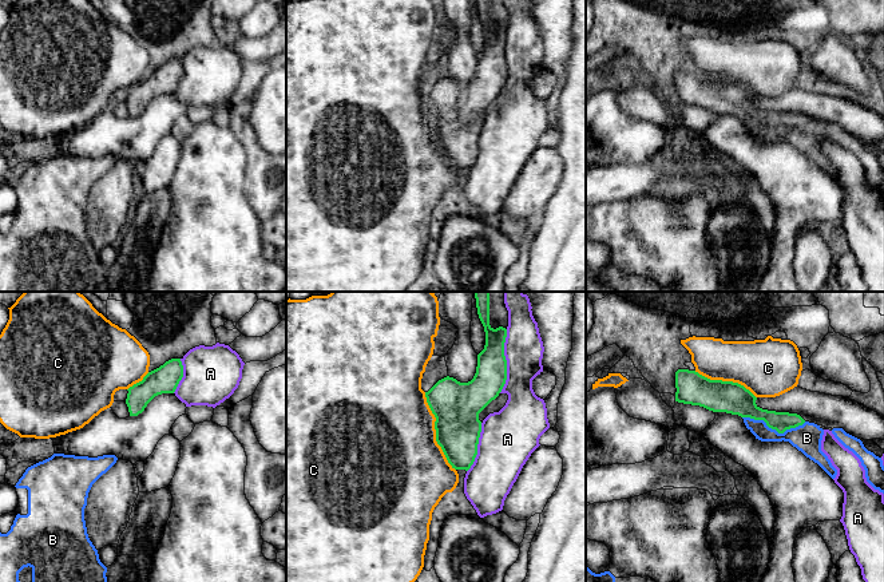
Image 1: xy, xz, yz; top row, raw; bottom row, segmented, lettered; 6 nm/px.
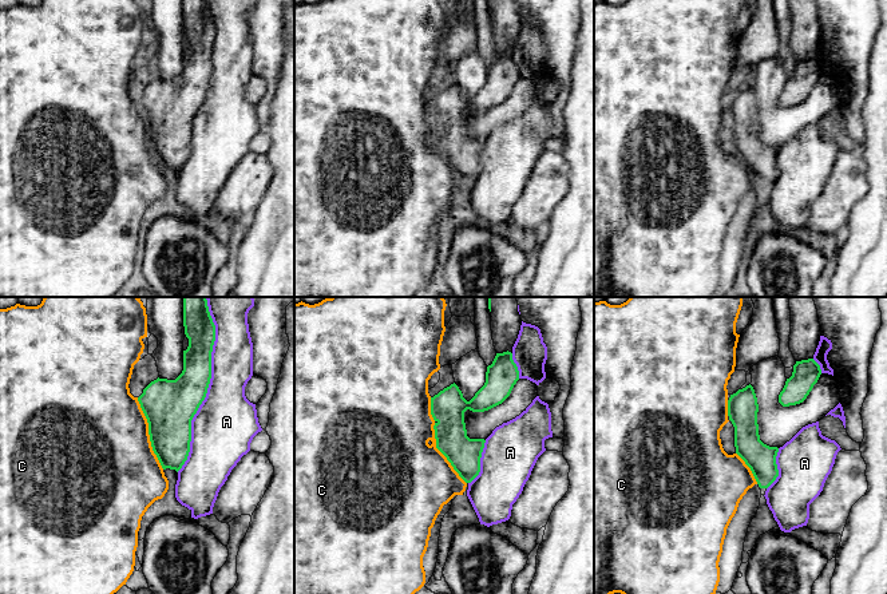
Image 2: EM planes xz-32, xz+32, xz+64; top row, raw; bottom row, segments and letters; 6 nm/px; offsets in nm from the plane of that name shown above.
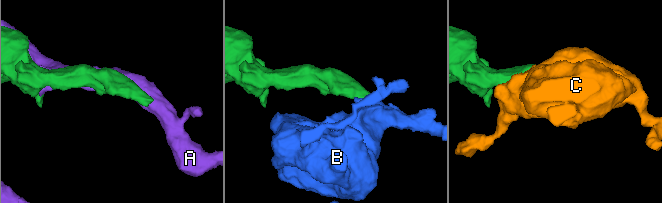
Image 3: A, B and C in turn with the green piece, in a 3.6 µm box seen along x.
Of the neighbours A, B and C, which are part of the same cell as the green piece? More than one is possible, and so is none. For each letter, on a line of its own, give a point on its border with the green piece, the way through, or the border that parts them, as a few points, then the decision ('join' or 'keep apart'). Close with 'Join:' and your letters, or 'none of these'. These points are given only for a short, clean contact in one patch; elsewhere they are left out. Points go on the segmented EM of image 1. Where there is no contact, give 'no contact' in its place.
A: meets green in xz at (506, 361); keep apart
B: meets green in yz at (775, 428); runs through yz (742, 402), (761, 420), (775, 428), (807, 438); join
C: meets green in xz at (436, 431); keep apart
Join: B

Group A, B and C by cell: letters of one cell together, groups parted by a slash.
A / B / C

